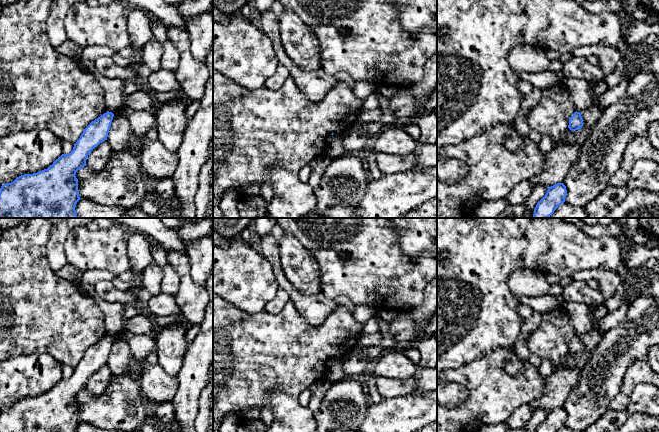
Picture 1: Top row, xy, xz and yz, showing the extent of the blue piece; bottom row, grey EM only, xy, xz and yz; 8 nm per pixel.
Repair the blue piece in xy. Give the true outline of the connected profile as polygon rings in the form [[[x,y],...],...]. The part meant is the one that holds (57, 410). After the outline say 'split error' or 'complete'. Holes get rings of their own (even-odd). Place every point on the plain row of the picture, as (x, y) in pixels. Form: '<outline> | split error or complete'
[[[107,335],[92,345],[83,355],[69,378],[62,378],[47,393],[24,398],[0,412],[0,432],[75,432],[81,423],[78,418],[76,396],[86,390],[91,375],[107,364],[114,338]]] | complete

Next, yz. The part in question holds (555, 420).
[[[563,407],[548,411],[545,420],[537,427],[535,432],[558,432],[565,426],[566,418],[566,410]]] | complete

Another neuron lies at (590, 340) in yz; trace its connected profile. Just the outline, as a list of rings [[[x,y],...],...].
[[[592,328],[589,330],[586,334],[581,336],[581,340],[583,342],[582,352],[576,355],[571,355],[569,352],[567,352],[561,365],[556,367],[556,369],[583,369],[587,363],[588,357],[597,346],[601,338],[602,334],[596,329]]]

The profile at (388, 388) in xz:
[[[416,374],[408,380],[377,377],[376,388],[382,399],[405,397],[416,390]]]

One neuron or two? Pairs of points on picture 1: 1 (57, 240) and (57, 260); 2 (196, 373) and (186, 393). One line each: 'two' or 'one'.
1: one
2: one

